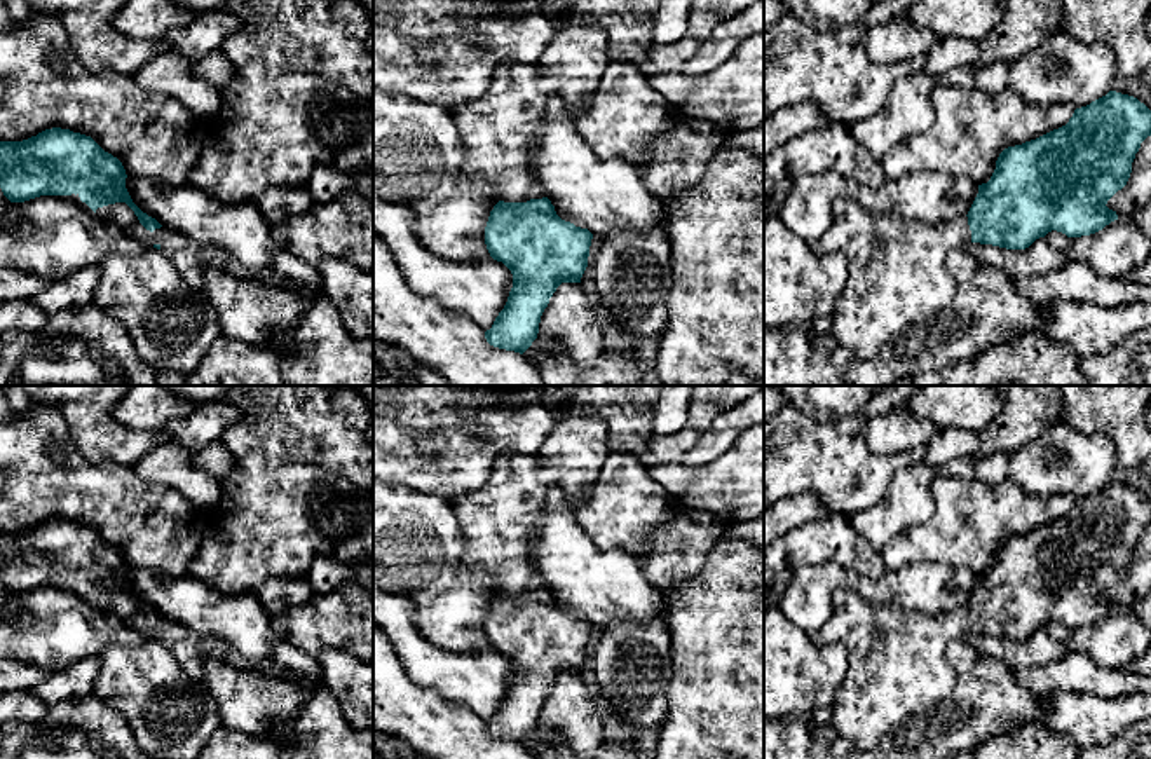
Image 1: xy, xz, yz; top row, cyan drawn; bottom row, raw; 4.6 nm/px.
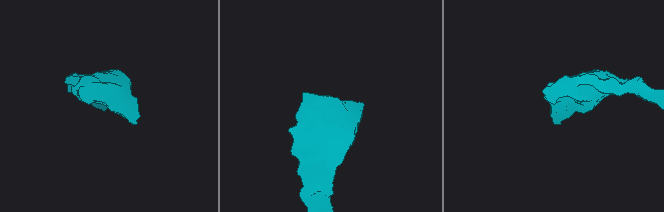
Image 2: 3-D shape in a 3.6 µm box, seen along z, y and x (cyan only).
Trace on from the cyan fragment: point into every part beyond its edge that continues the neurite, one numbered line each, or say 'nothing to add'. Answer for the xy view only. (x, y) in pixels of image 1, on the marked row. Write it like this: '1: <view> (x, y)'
1: xy (190, 259)

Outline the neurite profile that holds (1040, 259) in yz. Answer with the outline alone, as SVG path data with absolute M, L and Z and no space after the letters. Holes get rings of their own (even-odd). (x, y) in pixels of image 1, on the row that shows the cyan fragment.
M1045 237L1036 239L1025 250L1006 250L980 243L968 243L963 248L980 263L1001 269L1013 279L1045 276L1062 269L1067 262Z

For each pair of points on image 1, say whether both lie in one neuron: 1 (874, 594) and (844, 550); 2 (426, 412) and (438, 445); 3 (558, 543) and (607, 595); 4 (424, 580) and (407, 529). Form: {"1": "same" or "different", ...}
{"1": "different", "2": "different", "3": "same", "4": "same"}

